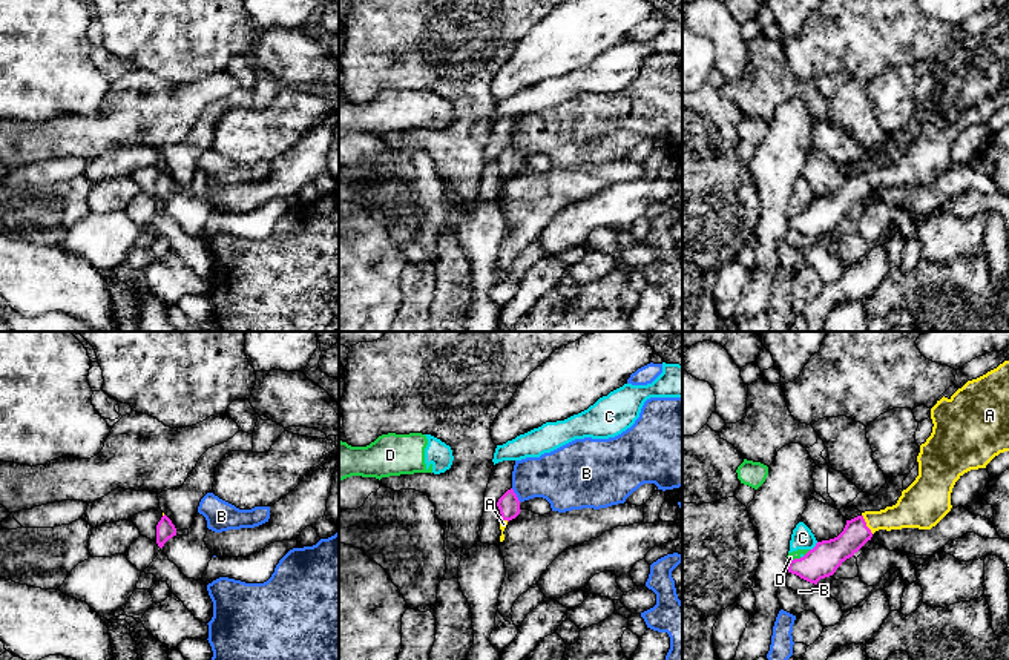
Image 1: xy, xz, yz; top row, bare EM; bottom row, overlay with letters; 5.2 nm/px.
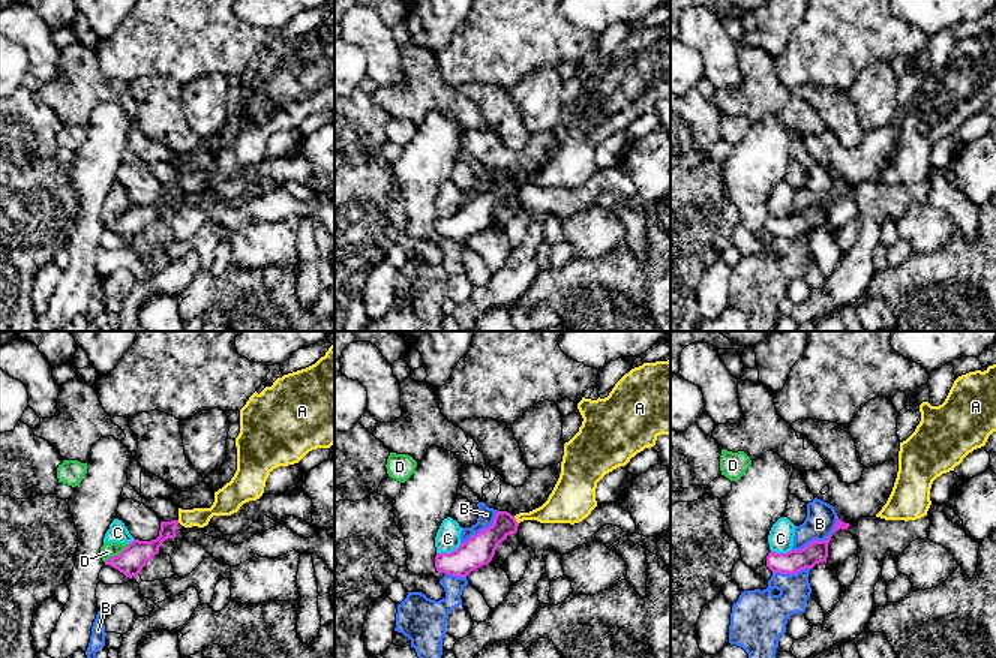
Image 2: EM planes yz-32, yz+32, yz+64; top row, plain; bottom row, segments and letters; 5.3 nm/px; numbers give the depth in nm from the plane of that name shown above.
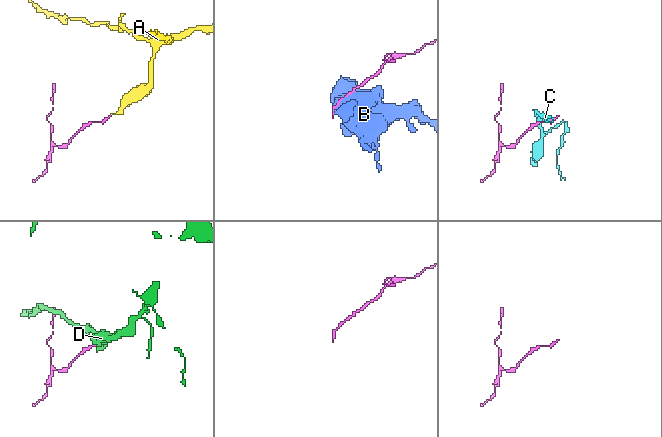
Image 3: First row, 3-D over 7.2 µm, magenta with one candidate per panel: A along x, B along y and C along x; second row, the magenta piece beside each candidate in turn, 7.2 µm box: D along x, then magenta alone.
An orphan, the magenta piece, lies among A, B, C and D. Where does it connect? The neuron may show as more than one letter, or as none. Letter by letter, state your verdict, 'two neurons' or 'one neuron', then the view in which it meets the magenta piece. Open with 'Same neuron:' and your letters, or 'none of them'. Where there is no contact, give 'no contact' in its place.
Same neuron: A
A: one neuron | yz
B: two neurons | xz
C: two neurons | yz
D: two neurons | yz

